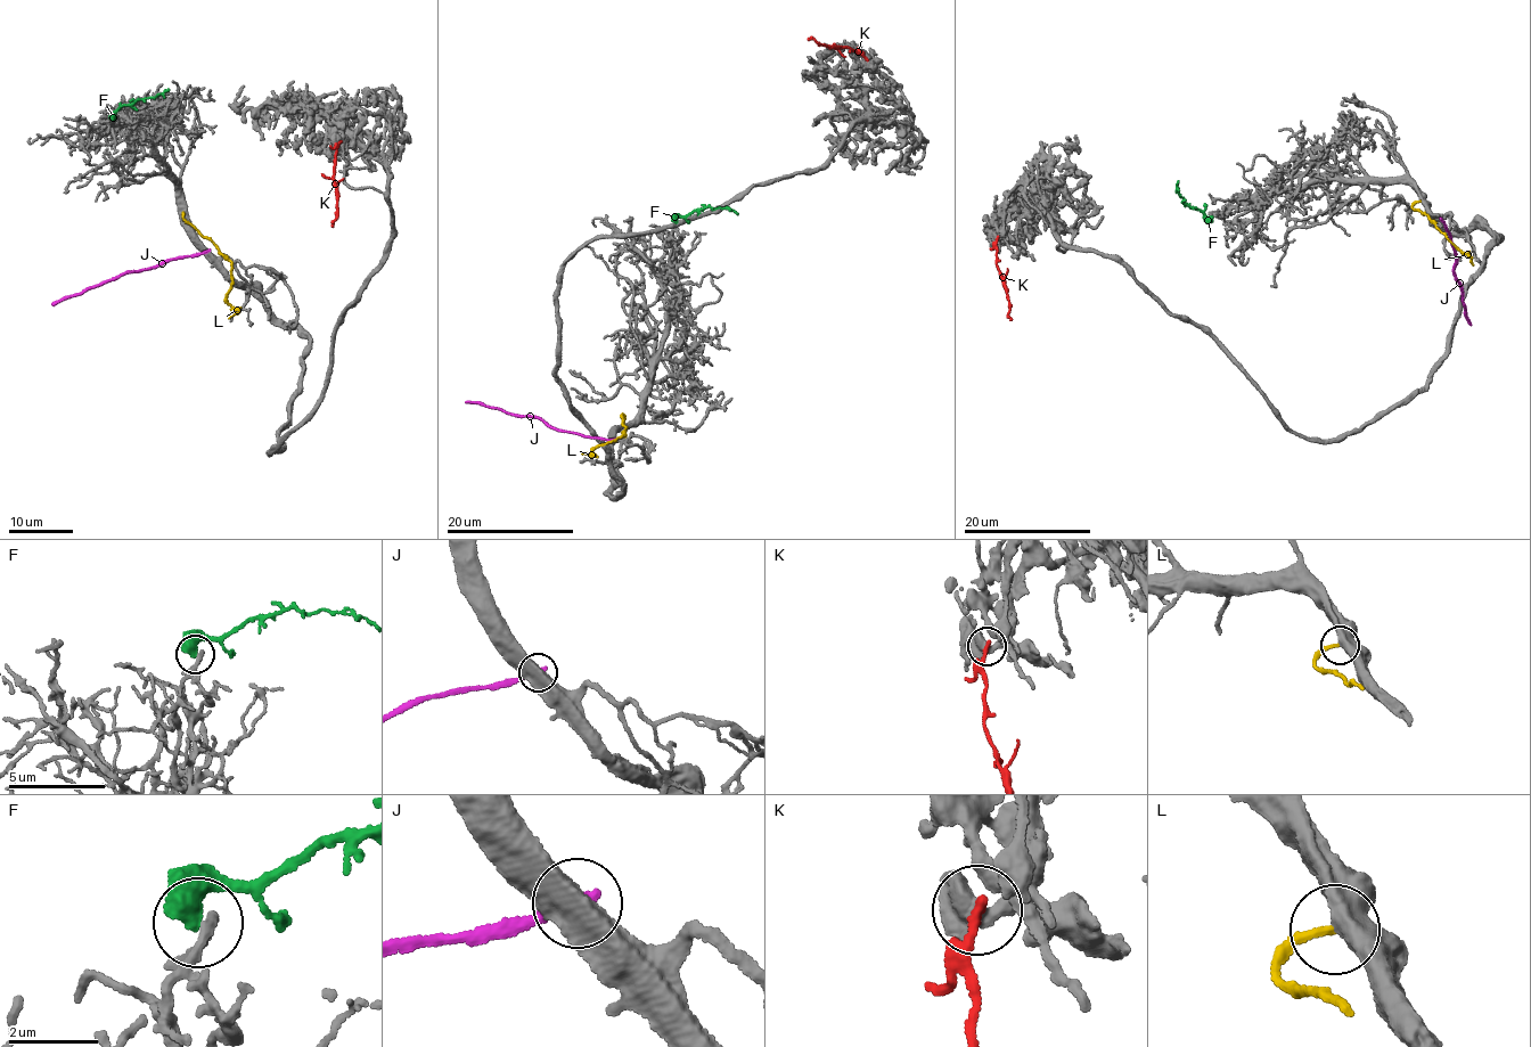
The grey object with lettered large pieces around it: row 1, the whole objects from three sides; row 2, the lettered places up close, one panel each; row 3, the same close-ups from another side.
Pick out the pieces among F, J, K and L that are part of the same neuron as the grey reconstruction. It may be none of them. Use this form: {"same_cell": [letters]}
{"same_cell": ["L"]}

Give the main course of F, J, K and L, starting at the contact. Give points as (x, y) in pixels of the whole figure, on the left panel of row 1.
F: (114, 116), (120, 106), (168, 88)
J: (207, 251), (144, 270), (130, 271), (51, 305)
K: (340, 142), (335, 166), (337, 207), (332, 226)
L: (185, 214), (197, 231), (231, 263), (227, 301), (235, 312), (228, 318)

